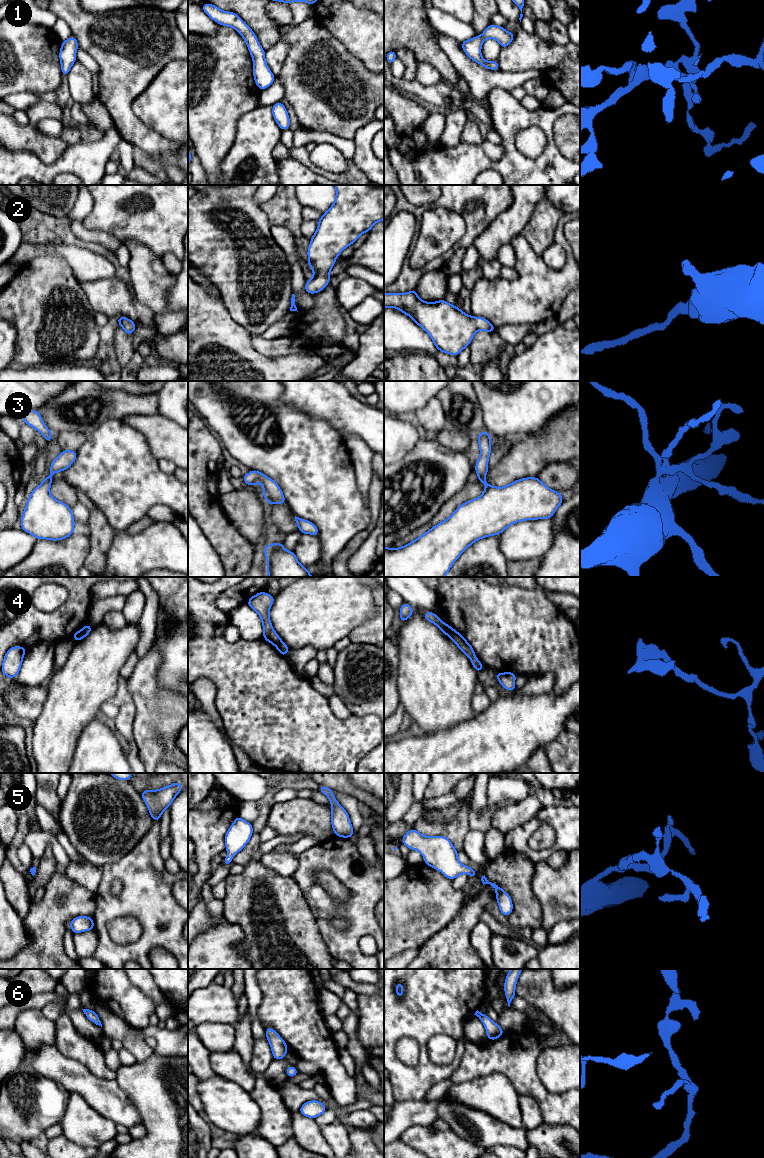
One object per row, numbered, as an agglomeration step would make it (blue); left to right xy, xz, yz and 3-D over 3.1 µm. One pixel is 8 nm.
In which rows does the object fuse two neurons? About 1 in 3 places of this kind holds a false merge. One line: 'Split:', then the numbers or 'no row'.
Split: 4

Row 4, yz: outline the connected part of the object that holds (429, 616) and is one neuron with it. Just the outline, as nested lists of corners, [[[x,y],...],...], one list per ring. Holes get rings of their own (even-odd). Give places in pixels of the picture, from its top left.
[[[423,612],[423,617],[435,624],[445,635],[448,636],[448,631],[447,631],[447,624],[444,623],[436,614],[435,612]]]

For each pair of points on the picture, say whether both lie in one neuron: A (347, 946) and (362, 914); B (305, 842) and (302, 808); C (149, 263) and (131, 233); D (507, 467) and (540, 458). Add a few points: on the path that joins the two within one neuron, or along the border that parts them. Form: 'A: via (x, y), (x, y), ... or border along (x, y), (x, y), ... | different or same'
A: via (350, 938), (361, 922) | same
B: border along (328, 835), (323, 839), (305, 837) | different
C: border along (123, 243), (126, 241), (140, 242), (156, 255) | different
D: via (515, 464), (524, 458), (532, 458) | same

